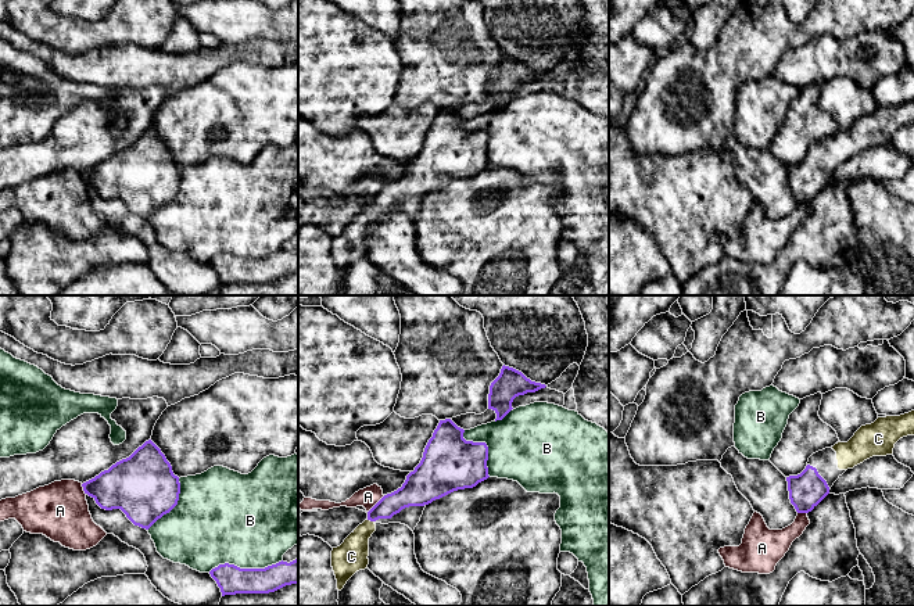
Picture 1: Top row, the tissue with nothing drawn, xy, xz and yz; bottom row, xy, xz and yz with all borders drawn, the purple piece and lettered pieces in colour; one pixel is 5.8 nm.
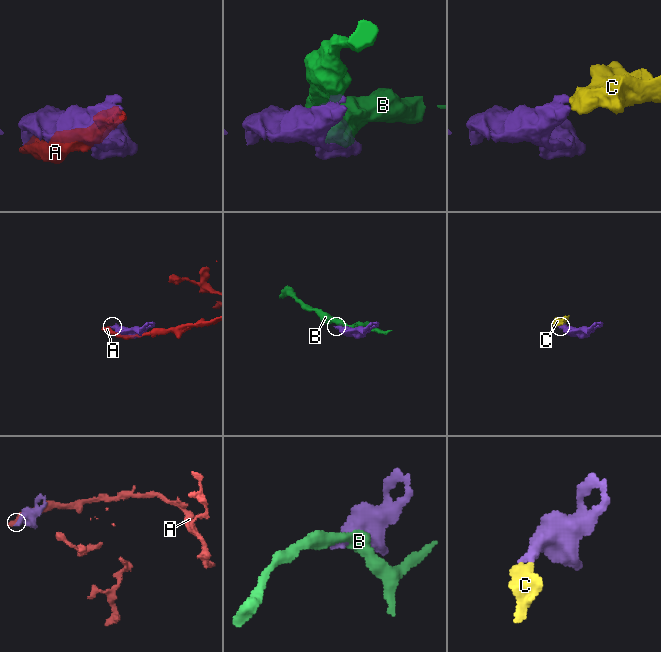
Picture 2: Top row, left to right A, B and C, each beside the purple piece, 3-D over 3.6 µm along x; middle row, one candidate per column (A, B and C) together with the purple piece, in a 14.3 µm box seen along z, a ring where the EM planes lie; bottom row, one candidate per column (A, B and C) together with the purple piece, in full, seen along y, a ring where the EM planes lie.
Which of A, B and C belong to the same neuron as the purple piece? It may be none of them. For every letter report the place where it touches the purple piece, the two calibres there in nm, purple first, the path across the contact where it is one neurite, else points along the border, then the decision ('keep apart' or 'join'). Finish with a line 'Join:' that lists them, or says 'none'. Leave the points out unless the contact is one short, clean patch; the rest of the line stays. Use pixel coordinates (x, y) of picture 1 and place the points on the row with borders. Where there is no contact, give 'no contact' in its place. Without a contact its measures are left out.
A: meets purple in xz at (376, 504); 180 nm thick on the purple side, 120 nm on the other; keep apart
B: meets purple in xy at (244, 569); 170 nm thick on the purple side, 480 nm on the other; keep apart
C: meets purple in xz at (371, 520); 130 nm thick on the purple side, 190 nm on the other; join
Join: C

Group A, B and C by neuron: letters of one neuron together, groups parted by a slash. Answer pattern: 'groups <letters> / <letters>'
groups A / B / C

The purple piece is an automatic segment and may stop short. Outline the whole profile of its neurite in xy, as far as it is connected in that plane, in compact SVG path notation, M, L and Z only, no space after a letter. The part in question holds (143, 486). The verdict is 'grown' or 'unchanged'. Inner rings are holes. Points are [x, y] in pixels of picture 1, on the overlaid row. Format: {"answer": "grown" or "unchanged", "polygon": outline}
{"answer": "unchanged", "polygon": "M151 440L82 487L101 509L121 509L146 530L178 505L180 494L179 477Z"}

